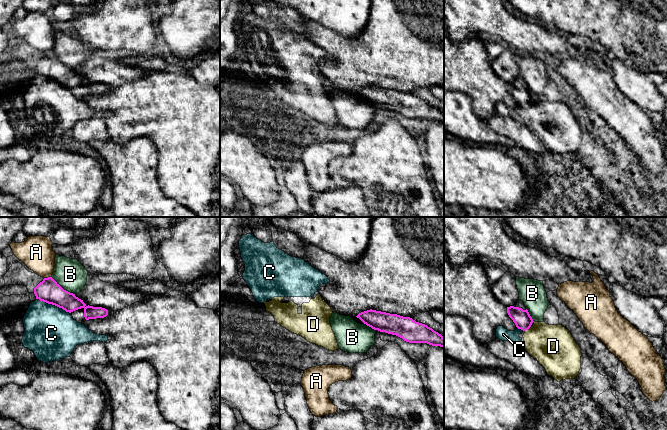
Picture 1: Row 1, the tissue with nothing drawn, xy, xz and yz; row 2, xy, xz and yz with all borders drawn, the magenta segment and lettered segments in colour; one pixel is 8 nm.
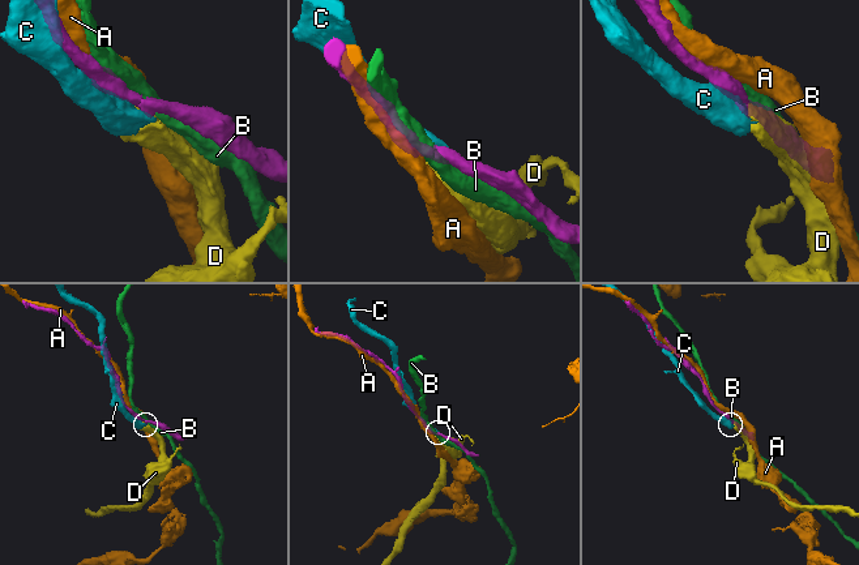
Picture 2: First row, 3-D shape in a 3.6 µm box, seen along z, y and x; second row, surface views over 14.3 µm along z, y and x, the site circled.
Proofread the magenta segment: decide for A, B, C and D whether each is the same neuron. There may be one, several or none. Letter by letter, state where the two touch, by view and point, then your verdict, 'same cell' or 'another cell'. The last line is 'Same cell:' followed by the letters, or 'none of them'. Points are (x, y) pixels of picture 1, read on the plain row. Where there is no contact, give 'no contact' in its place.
A: meets magenta in xy at (48, 53); another cell
B: meets magenta in xy at (62, 64); another cell
C: meets magenta in xy at (55, 81); another cell
D: meets magenta in yz at (528, 104); another cell
Same cell: none of them

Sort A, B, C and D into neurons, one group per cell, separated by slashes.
A / B / C D

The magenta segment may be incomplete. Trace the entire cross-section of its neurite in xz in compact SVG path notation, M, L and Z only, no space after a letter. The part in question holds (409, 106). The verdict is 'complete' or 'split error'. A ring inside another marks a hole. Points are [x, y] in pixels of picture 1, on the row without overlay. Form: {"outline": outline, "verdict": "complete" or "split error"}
{"outline": "M372 85L361 88L356 93L372 105L396 111L406 118L444 123L444 113L441 110L410 93Z", "verdict": "complete"}

